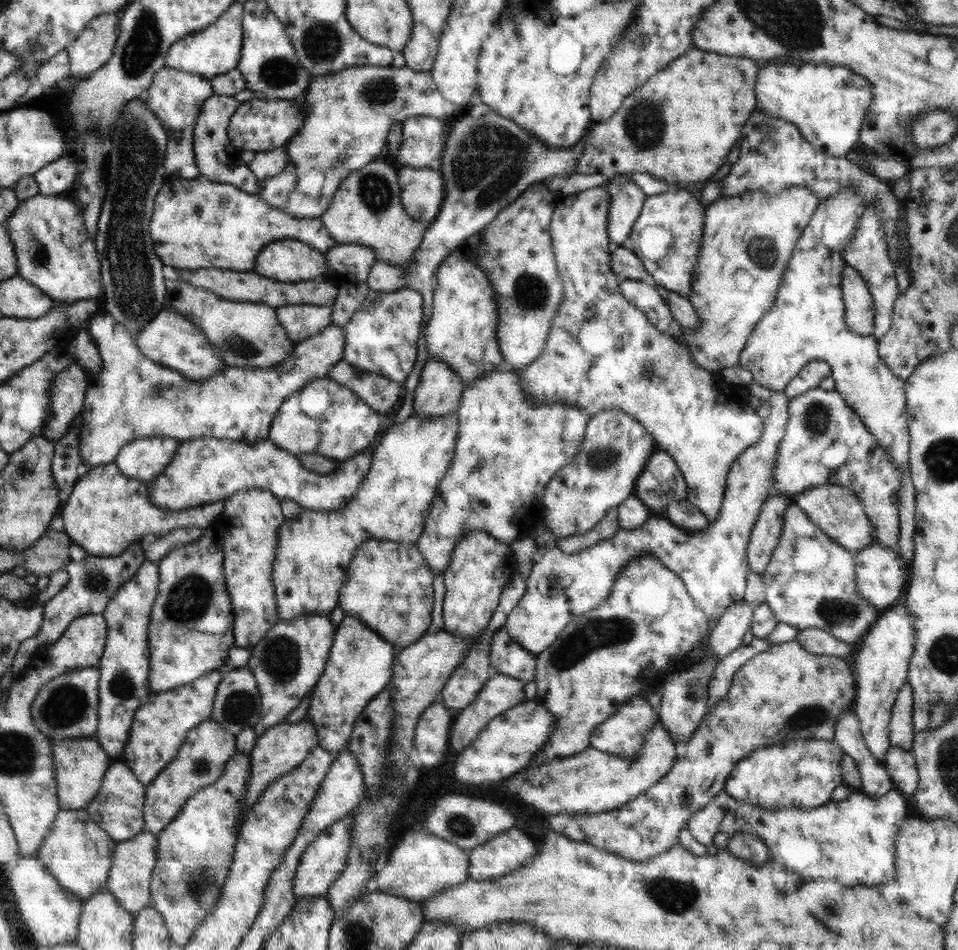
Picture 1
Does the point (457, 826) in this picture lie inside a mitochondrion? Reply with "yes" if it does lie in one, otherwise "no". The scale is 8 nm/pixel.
yes

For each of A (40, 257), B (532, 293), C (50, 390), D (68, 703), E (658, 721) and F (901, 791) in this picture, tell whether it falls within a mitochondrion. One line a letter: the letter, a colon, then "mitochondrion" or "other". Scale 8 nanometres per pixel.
A: mitochondrion
B: mitochondrion
C: other
D: mitochondrion
E: other
F: other

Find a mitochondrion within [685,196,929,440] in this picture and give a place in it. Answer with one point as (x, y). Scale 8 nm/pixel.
(762, 251)

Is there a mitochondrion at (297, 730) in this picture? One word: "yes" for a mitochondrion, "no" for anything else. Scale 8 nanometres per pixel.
no

